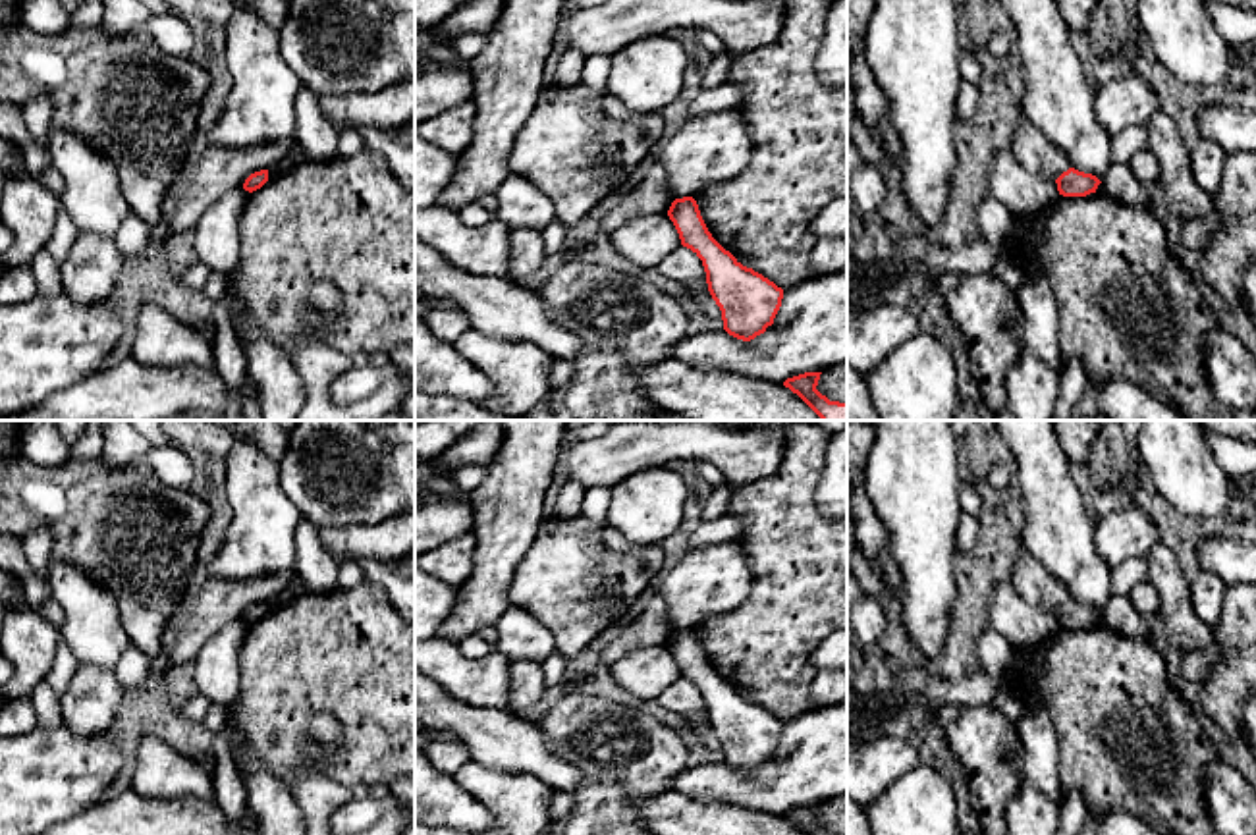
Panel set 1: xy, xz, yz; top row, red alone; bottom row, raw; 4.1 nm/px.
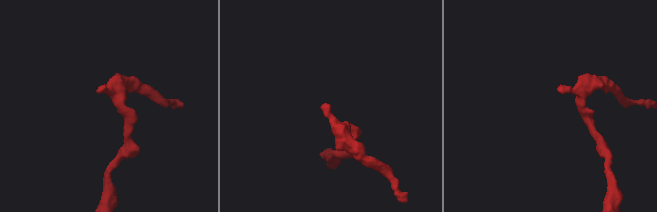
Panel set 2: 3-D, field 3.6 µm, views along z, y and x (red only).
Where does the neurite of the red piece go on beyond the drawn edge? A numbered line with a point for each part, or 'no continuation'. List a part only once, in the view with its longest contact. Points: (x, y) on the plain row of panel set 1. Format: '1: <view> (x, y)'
no continuation

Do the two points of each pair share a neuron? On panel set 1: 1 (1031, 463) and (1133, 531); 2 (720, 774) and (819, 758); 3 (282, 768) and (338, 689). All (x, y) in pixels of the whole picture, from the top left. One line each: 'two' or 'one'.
1: two
2: one
3: one

